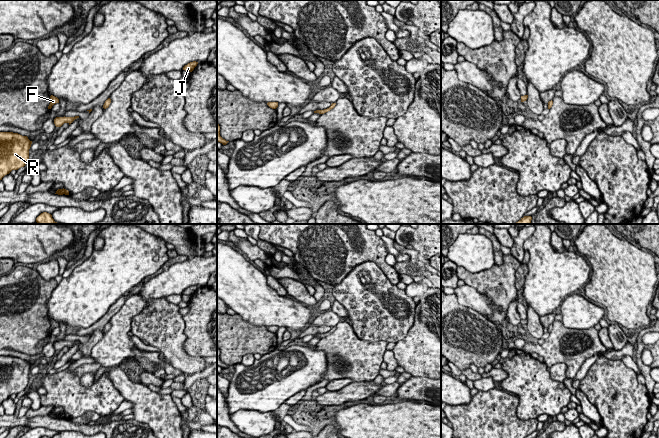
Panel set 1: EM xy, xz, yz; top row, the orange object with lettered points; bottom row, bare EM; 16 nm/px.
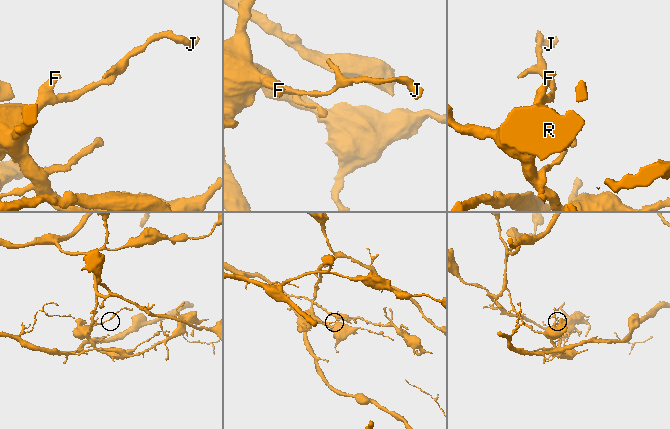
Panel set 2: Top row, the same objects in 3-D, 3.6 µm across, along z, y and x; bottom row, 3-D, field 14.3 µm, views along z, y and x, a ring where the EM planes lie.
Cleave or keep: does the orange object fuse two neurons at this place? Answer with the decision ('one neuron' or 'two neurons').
two neurons

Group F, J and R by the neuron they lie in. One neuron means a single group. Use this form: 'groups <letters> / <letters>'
groups F R / J

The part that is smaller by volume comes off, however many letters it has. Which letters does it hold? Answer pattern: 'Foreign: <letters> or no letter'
Foreign: J

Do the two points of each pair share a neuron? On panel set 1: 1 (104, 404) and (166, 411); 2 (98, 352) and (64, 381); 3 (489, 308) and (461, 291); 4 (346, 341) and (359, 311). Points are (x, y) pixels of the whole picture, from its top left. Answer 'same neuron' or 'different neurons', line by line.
1: different neurons
2: different neurons
3: same neuron
4: different neurons

